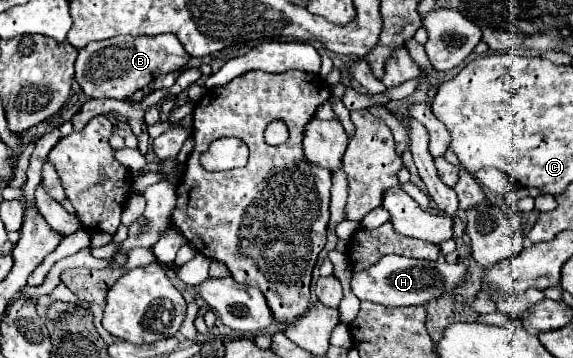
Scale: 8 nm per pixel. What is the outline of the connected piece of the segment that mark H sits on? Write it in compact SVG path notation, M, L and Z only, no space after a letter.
M386 254L368 270L352 274L352 290L360 300L368 300L388 308L416 306L416 304L426 304L430 300L436 300L442 294L448 294L458 286L462 286L466 280L466 272L468 272L466 264L448 264L440 260L428 262L428 260Z

